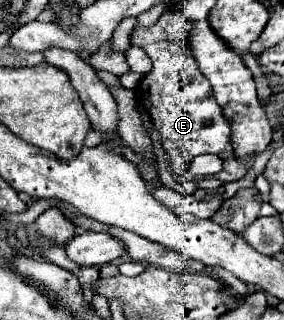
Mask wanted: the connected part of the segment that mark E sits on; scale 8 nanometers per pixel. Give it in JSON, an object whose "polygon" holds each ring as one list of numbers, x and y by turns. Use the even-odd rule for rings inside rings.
{"polygon":[[153,42,145,46,145,52,152,61,152,70,141,78,141,82,135,88,137,102,145,108,145,112,151,116,155,130,161,134,161,144,171,158,173,174,175,178,183,176,189,168,195,156,199,154,217,154,223,160,223,170,215,174,213,178,233,182,241,180,247,170,253,166,253,158,249,160,237,160,231,148,231,124,223,116,219,104,215,104,213,96,199,98,199,80,201,78,189,78,185,74,185,68,173,68,171,48,179,48,174,42],[205,118,213,120,213,126,205,126]]}

